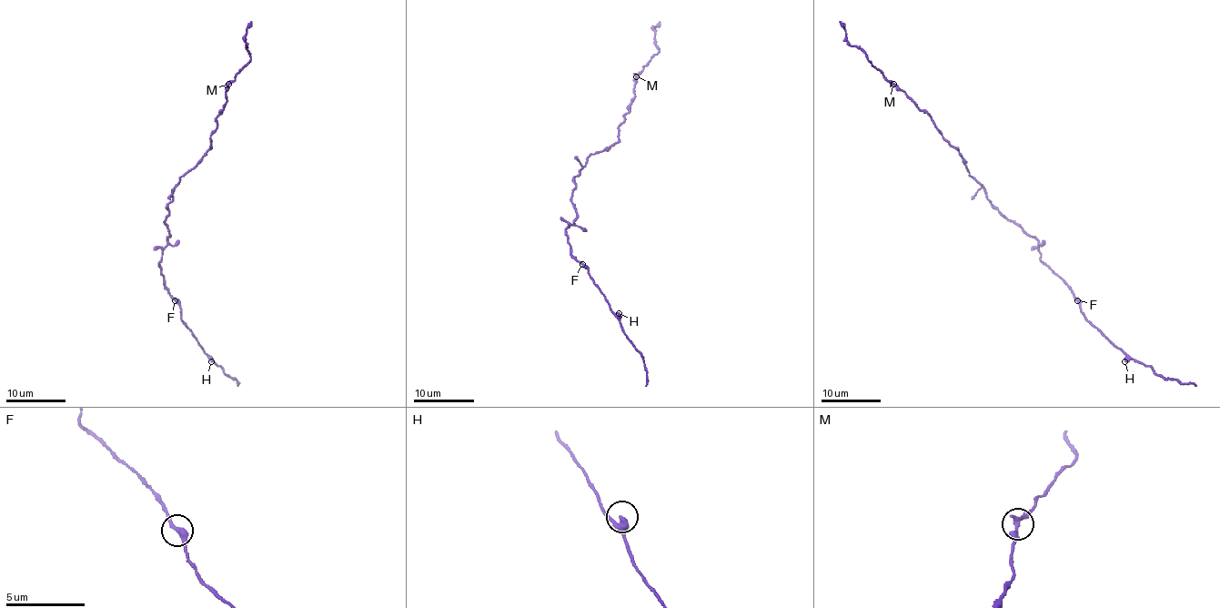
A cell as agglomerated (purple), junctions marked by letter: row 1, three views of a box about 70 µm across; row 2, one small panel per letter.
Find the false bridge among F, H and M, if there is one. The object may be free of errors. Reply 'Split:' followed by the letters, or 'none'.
Split: none

